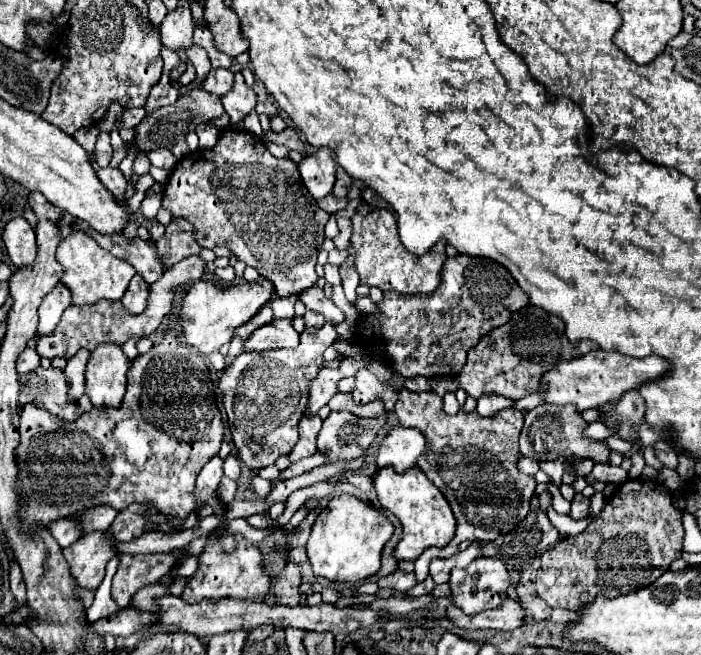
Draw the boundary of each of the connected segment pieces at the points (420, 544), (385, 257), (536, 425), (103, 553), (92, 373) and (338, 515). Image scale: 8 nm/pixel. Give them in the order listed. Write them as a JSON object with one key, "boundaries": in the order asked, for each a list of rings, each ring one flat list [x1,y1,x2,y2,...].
{"boundaries":[[[390,466,380,468,378,474,374,476,374,488,376,488,380,504,400,520,404,530,392,554,396,560,416,560,426,548,430,546,444,548,454,538,456,520,450,510,450,504,446,502,444,494,432,482,428,482,428,478,424,476,420,468,414,466,412,470,406,470,404,474,398,474]],[[360,204,352,216,354,232,352,244,356,248,356,270,360,274,360,284,378,286,380,290,394,290,400,294,432,294,440,286,440,272,446,260,446,242,440,240,424,256,410,254,396,230,396,218,386,208,372,208,370,204]],[[542,404,526,414,526,422,520,434,520,452,528,458,538,458,540,462,544,460,556,460,558,456,582,456,590,458,594,462,610,462,610,448,592,438,584,438,584,428,588,422,580,416,580,412,574,406,552,406,552,404]],[[88,532,68,548,64,548,64,558,70,566,72,578,80,588,96,592,104,578,106,562,116,556,112,548,110,532]],[[114,342,98,346,86,366,86,390,94,408,120,408,130,360]],[[348,494,332,498,328,506,318,514,306,544,314,574,334,582,358,582,374,576,380,568,382,548,386,540,390,540,392,532,394,526,390,520,374,506]]]}

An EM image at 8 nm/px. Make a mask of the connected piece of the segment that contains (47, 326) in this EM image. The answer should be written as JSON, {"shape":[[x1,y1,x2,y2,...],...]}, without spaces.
{"shape":[[58,284,54,290,44,296,38,316,38,334,40,336,48,336,52,334,52,330,56,328,56,324,60,322,62,312,70,306,70,290,64,284]]}

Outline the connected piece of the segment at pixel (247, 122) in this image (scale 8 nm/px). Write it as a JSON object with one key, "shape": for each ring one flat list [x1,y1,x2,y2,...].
{"shape":[[252,110,252,114,248,114,246,118,244,118,244,130,246,132,250,132,250,134,254,134,254,136,262,136,262,128,260,128,260,122,258,122,258,114]]}

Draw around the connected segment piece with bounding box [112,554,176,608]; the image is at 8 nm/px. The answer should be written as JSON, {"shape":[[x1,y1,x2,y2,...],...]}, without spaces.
{"shape":[[122,554,112,582,112,600,118,608,126,608,140,588,156,584,174,564,172,554]]}

